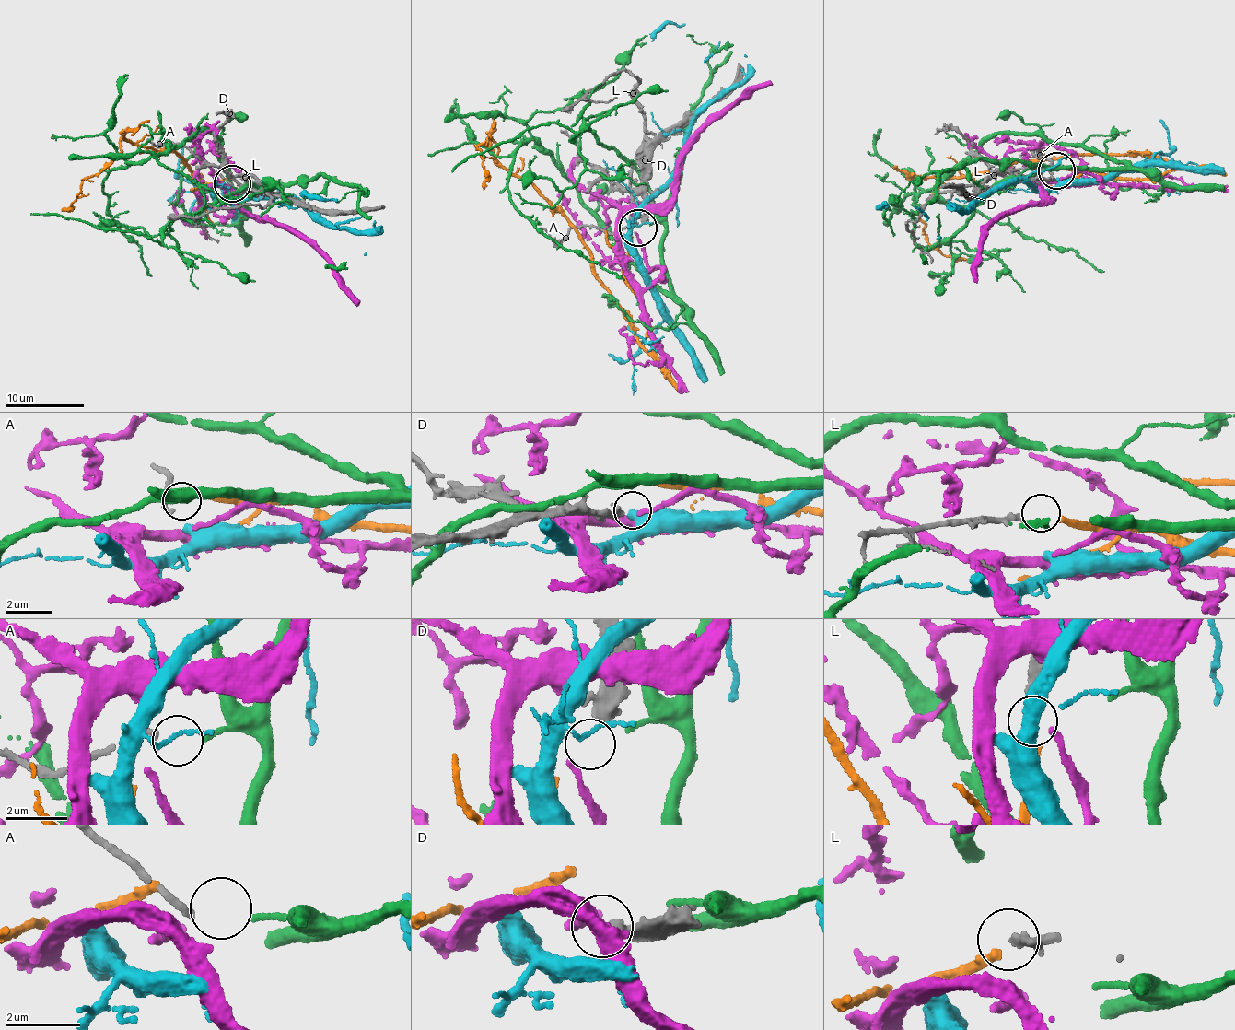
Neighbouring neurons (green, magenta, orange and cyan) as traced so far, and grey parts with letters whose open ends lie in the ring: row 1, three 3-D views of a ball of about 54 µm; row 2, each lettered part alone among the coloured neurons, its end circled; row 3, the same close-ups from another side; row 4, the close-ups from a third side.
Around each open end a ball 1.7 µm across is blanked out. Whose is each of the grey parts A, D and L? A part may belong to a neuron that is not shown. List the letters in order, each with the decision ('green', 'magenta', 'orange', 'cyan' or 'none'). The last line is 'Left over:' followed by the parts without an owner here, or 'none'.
A: green
D: none
L: orange
Left over: D

